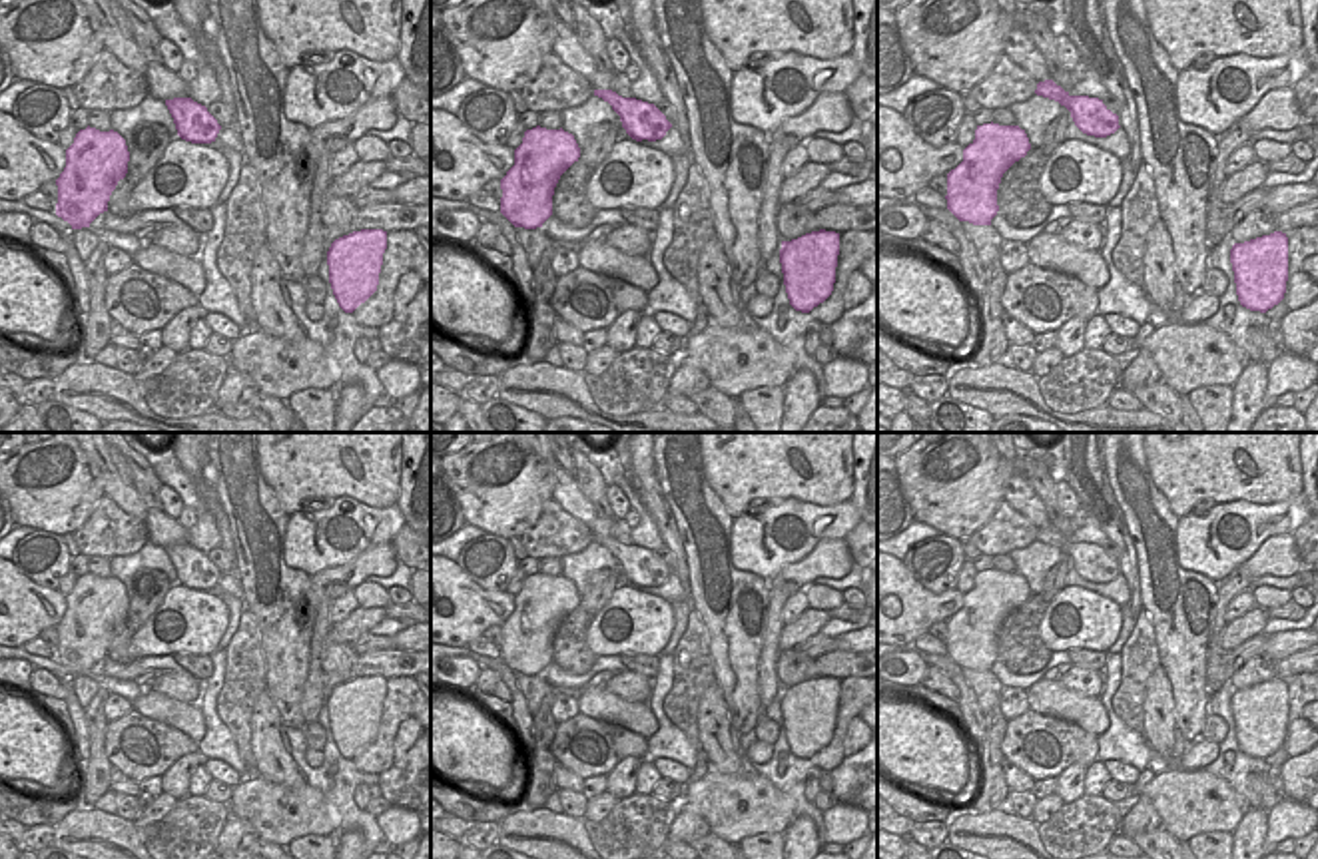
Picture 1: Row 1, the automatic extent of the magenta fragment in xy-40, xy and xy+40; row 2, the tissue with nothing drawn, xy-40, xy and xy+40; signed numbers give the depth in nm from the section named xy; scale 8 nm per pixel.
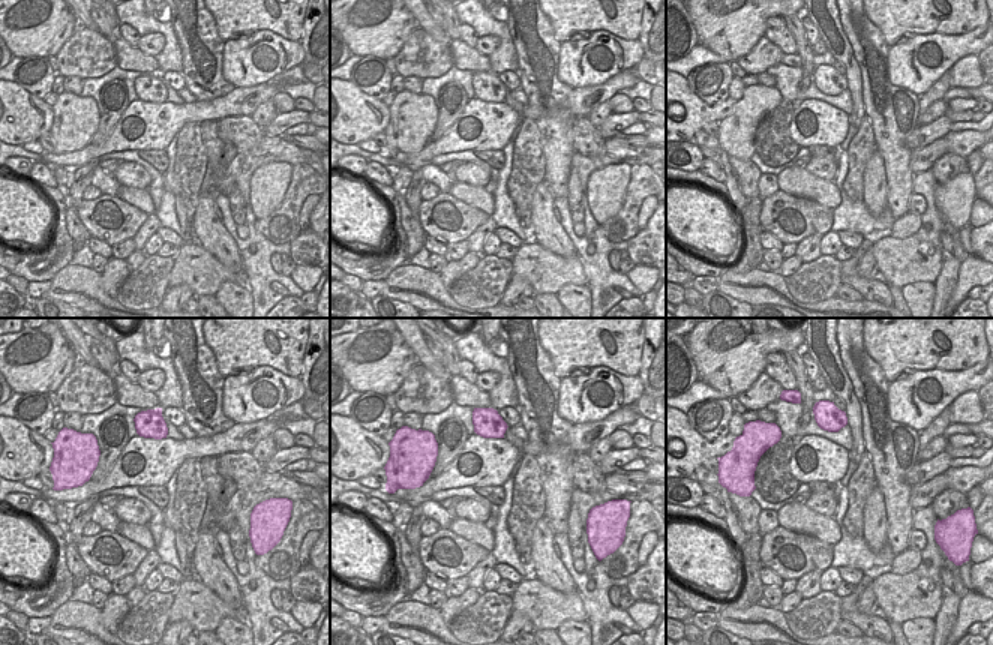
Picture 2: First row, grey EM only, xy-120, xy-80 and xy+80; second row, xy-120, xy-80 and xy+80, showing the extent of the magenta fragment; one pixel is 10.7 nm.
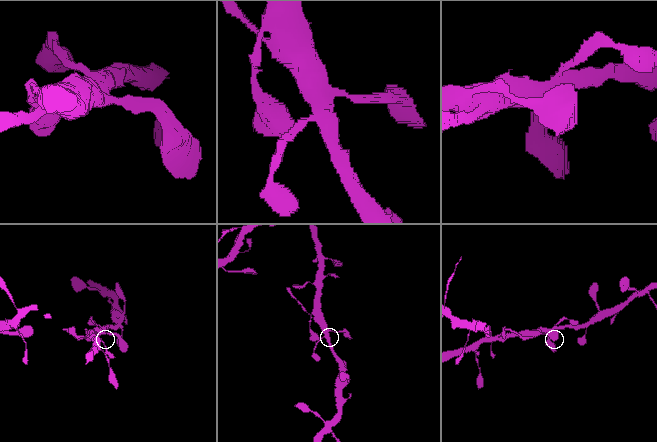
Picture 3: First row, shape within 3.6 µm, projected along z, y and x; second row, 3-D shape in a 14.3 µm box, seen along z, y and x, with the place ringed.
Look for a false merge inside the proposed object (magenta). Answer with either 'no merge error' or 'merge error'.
no merge error

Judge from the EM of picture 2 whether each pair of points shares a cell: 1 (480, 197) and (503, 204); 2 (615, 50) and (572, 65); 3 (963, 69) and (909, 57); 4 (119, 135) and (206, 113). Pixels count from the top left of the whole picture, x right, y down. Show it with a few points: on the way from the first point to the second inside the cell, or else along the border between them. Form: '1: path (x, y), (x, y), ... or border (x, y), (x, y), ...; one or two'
1: border (494, 194), (494, 212), (491, 216); two
2: path (612, 65), (609, 71), (600, 72), (587, 65); one
3: border (977, 54), (960, 57), (945, 71); two
4: path (140, 137), (165, 119), (185, 113); one

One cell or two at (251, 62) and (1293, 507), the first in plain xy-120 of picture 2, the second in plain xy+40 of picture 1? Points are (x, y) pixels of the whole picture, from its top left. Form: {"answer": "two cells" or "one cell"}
{"answer": "one cell"}

